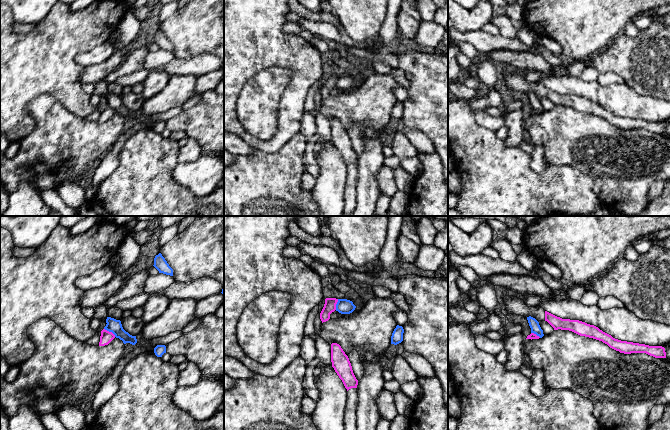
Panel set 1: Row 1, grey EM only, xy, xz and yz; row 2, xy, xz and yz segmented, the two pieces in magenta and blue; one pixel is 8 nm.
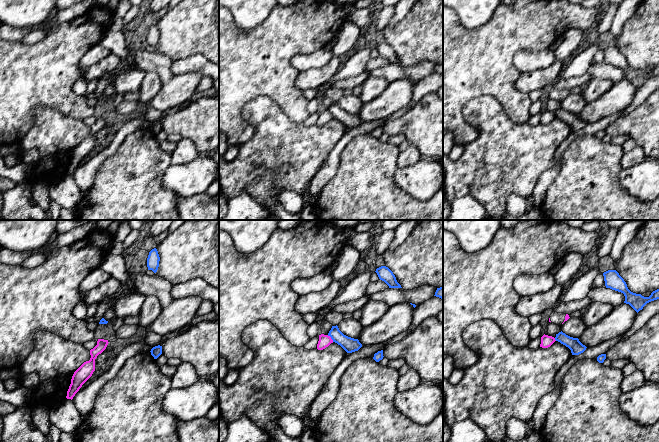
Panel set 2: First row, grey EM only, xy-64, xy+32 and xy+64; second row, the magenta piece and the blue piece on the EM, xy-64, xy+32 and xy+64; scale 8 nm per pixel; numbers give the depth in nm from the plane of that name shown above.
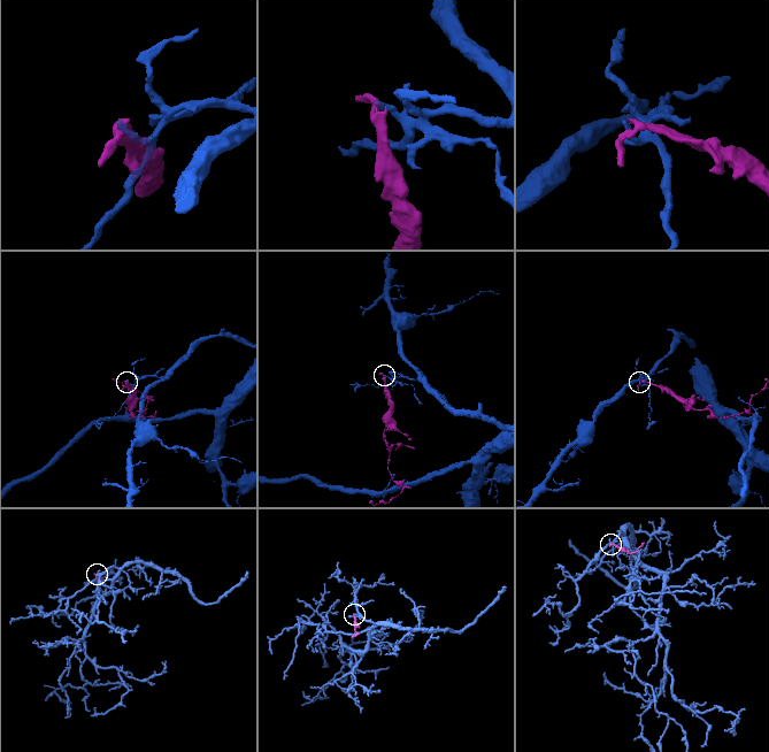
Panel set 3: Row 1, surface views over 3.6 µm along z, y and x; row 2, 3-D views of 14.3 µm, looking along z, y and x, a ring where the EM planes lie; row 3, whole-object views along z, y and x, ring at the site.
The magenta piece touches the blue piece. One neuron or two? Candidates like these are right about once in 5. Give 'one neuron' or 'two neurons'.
two neurons

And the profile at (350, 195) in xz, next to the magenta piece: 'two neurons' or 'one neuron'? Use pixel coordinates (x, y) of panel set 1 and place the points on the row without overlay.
two neurons

